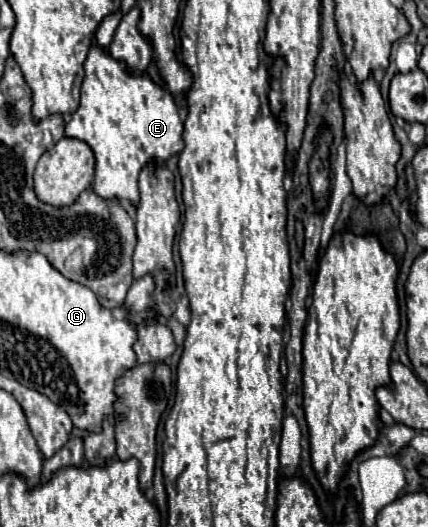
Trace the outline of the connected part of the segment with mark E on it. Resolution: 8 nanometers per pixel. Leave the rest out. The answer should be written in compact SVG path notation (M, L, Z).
M98 44L90 46L90 52L84 60L84 82L80 90L80 106L78 110L70 116L66 124L66 136L84 140L96 156L96 174L94 174L94 184L92 188L96 194L102 198L126 198L130 204L138 204L140 192L138 192L138 174L142 166L150 160L166 162L168 156L178 154L182 150L182 120L178 106L174 102L174 96L152 82L152 78L146 72L130 72L128 66L122 60L114 60L104 48Z

